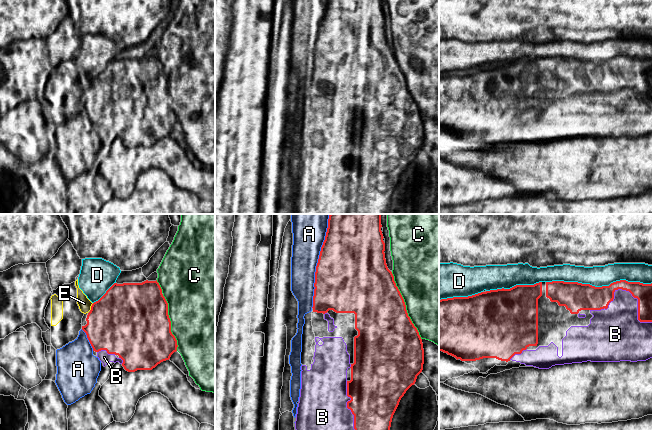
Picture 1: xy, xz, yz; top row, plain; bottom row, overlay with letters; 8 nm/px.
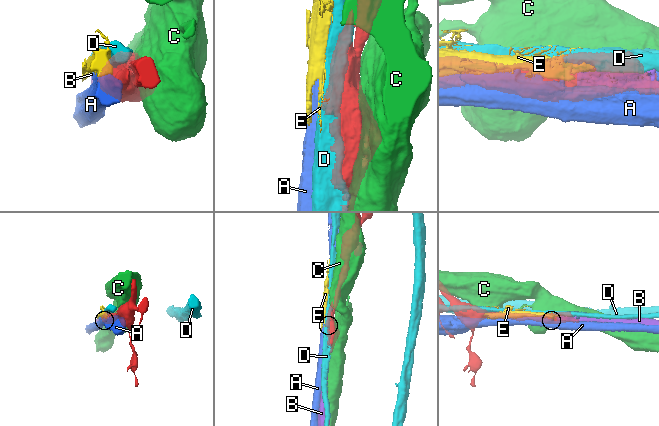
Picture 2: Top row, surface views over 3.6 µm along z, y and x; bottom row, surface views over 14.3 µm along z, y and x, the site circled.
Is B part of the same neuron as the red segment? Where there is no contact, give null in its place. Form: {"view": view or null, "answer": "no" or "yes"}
{"view": "yz", "answer": "yes"}

